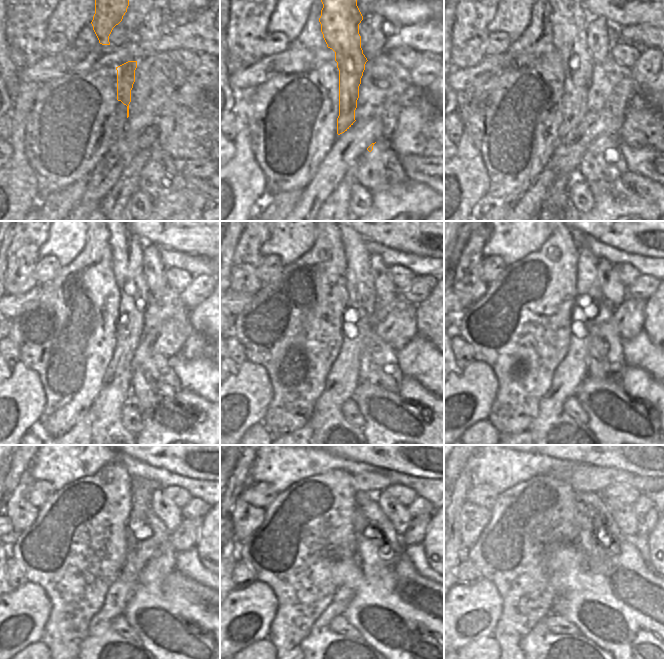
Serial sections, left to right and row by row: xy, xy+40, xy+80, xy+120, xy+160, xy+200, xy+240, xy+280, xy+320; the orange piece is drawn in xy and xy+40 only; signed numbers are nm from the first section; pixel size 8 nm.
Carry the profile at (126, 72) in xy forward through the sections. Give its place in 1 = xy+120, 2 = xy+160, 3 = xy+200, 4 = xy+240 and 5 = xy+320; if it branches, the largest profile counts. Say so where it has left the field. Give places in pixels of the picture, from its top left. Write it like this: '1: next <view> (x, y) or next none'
1: next xy+120 (126, 248)
2: next xy+160 (328, 424)
3: next xy+200 (552, 424)
4: next xy+240 (102, 648)
5: next xy+320 (542, 648)

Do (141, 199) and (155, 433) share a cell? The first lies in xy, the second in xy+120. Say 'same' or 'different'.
different

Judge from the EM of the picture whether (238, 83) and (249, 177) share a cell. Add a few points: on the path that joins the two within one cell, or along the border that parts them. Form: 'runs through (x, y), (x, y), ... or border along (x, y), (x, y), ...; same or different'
border along (254, 86), (233, 89); different

